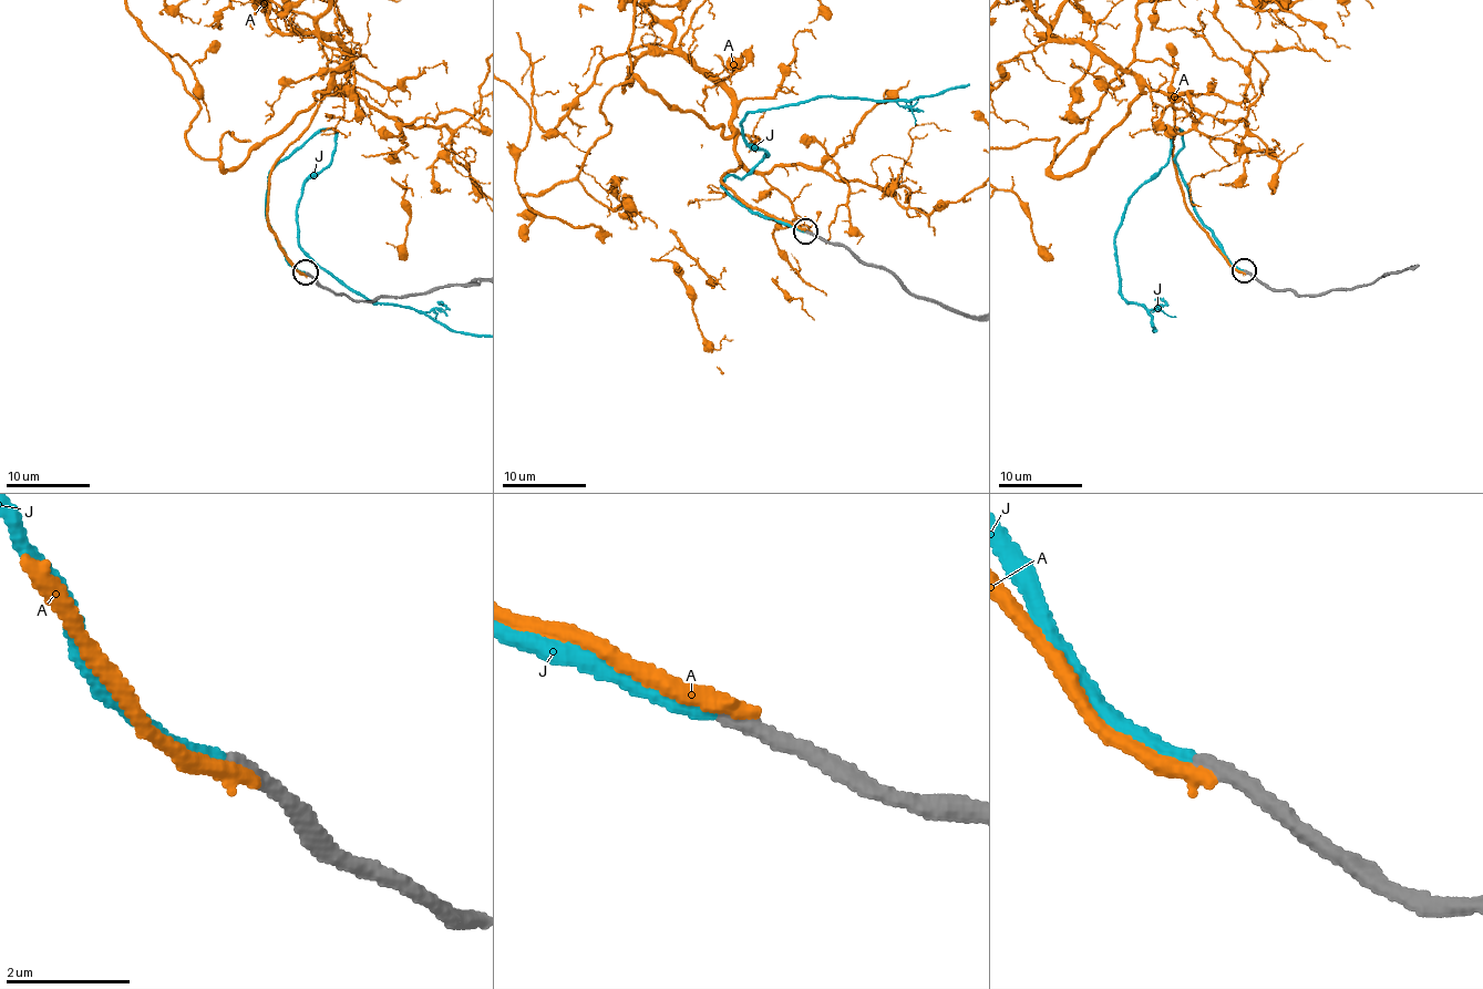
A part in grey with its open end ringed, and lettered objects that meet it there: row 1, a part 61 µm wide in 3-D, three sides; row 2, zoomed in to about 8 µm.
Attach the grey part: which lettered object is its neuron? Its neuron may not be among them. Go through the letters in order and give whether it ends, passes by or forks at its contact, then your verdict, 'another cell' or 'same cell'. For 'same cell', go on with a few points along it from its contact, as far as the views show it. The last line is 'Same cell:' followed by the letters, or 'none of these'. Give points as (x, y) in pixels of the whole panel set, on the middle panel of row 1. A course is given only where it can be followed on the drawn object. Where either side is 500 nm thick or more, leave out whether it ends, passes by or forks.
A: it ends; another cell
J: it ends; same cell; course (806, 232), (721, 186), (769, 155), (741, 126), (751, 112), (968, 82)
Same cell: J

